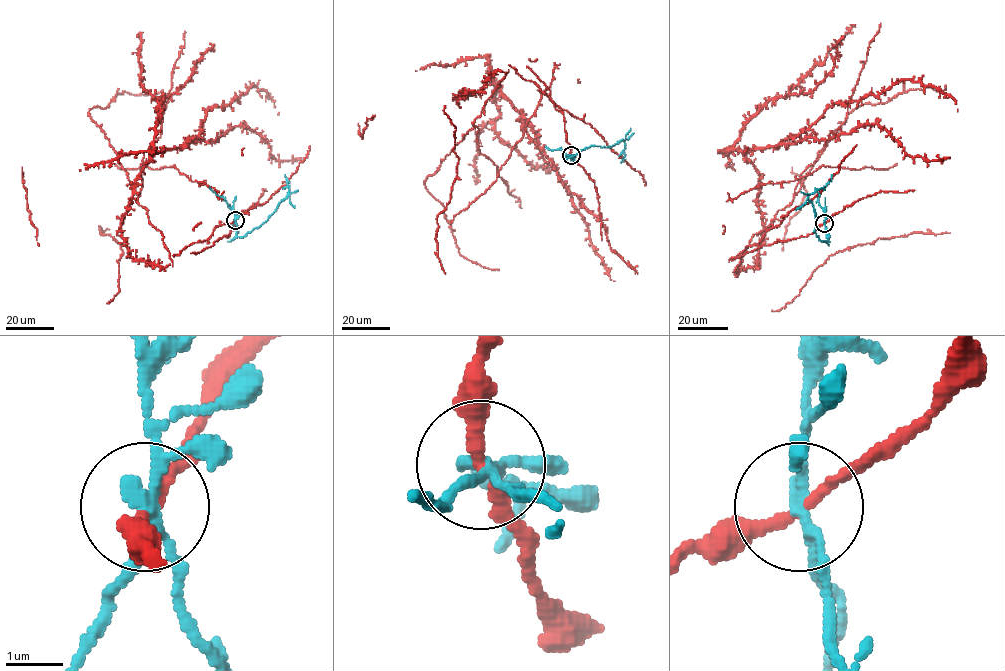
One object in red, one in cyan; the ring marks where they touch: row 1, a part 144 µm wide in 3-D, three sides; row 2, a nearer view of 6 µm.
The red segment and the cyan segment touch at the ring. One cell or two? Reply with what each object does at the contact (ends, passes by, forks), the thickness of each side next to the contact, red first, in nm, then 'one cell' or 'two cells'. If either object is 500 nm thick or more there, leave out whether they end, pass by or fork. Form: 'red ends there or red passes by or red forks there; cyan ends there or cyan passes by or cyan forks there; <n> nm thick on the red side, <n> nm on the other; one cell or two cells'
red passes by; cyan forks there; 200 nm thick on the red side, 190 nm on the other; two cells

